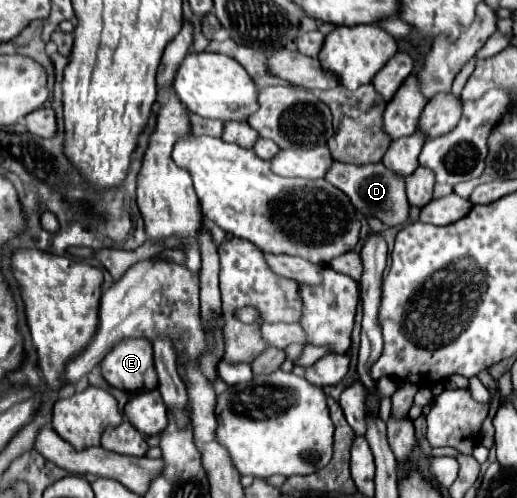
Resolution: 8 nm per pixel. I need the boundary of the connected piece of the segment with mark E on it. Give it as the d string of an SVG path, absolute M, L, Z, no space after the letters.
M128 338L116 344L100 362L102 378L124 392L156 388L152 344L146 338Z

